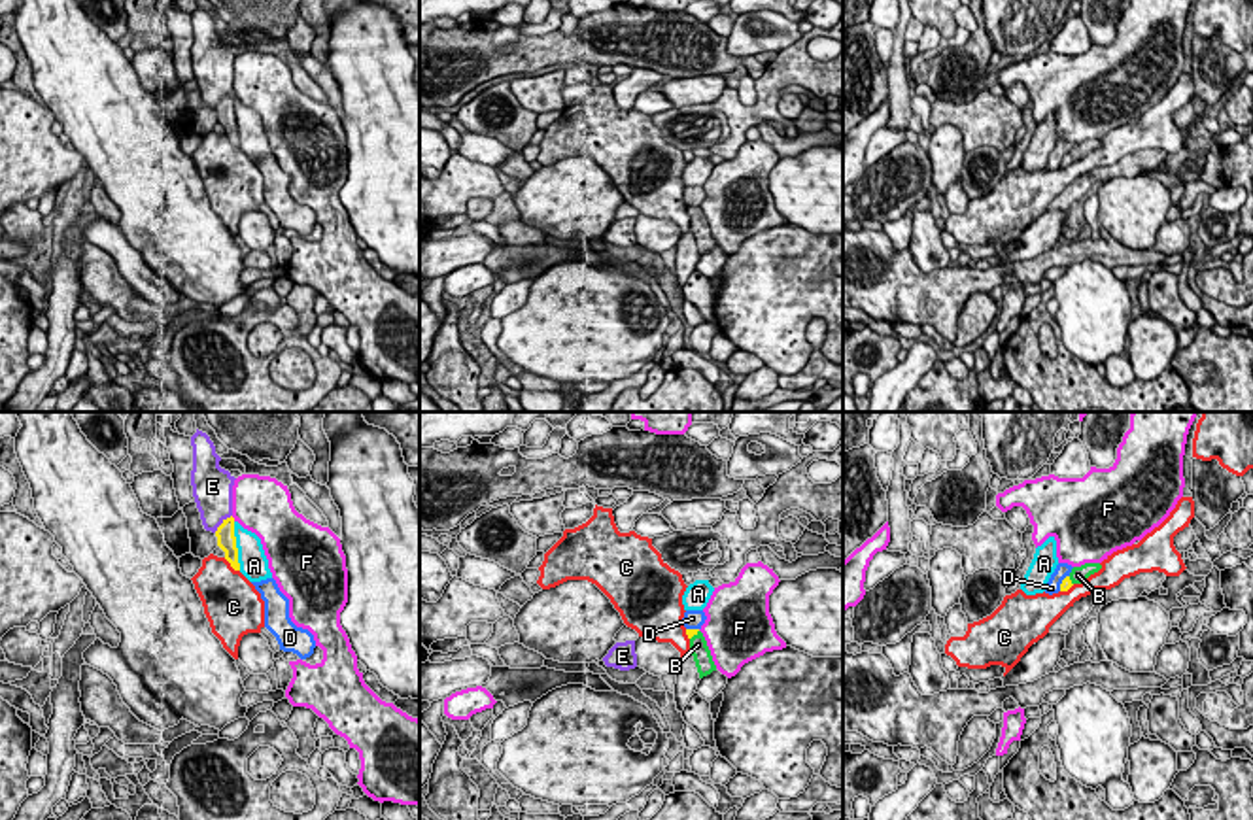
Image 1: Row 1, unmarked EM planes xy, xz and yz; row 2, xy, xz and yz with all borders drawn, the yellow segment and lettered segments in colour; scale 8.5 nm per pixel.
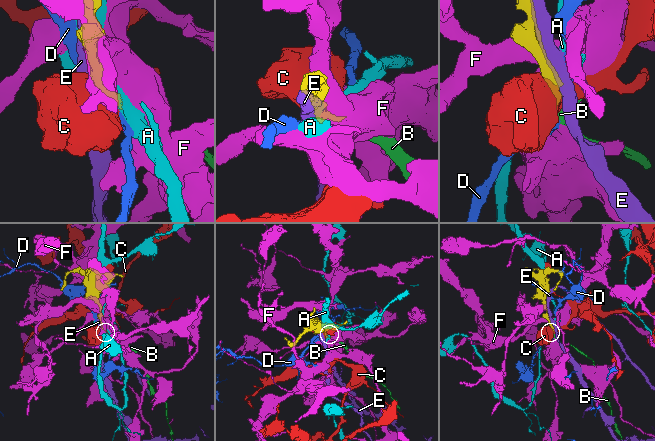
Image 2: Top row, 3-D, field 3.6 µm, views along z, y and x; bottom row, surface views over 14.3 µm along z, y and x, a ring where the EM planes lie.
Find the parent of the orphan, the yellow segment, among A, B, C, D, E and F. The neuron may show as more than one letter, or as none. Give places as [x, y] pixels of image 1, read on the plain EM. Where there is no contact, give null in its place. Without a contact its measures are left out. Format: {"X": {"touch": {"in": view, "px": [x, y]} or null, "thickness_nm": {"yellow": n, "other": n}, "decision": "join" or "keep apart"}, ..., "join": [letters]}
{"A": {"touch": {"in": "xy", "px": [235, 123]}, "thickness_nm": {"yellow": 160, "other": 240}, "decision": "keep apart"}, "B": {"touch": {"in": "xz", "px": [694, 210]}, "thickness_nm": {"yellow": 70, "other": 160}, "decision": "join"}, "C": {"touch": {"in": "xy", "px": [231, 142]}, "thickness_nm": {"yellow": 160, "other": 440}, "decision": "keep apart"}, "D": {"touch": {"in": "yz", "px": [1063, 159]}, "thickness_nm": {"yellow": 90, "other": 130}, "decision": "keep apart"}, "E": {"touch": {"in": "xy", "px": [222, 101]}, "thickness_nm": {"yellow": 160, "other": 320}, "decision": "keep apart"}, "F": {"touch": {"in": "xy", "px": [233, 95]}, "thickness_nm": {"yellow": 160, "other": 440}, "decision": "keep apart"}, "join": ["B"]}

